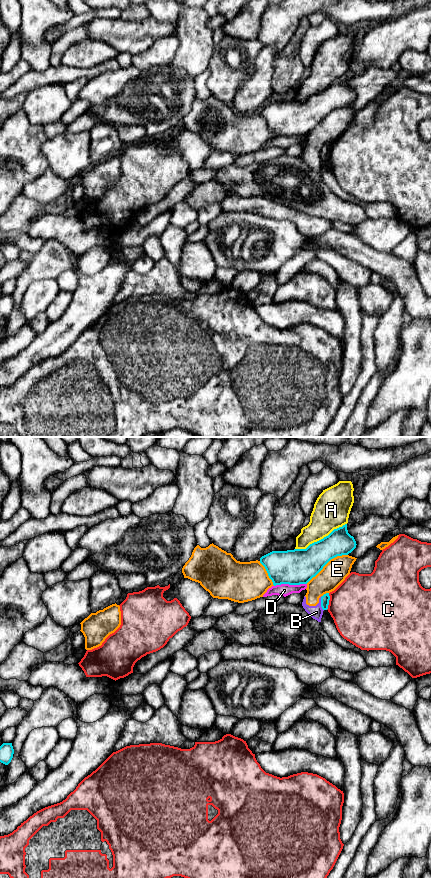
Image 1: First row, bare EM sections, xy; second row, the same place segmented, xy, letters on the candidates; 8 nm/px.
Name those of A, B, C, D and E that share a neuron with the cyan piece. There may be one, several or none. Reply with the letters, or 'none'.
none

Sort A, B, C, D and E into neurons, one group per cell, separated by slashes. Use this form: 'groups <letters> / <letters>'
groups A / B E / C / D

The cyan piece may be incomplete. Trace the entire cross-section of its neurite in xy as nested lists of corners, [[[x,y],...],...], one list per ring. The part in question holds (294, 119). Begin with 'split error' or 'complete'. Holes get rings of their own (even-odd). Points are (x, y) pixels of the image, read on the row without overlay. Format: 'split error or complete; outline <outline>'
split error; outline [[[369,67],[361,74],[347,75],[334,81],[328,88],[310,96],[306,101],[272,103],[262,108],[260,115],[265,119],[274,138],[307,136],[331,111],[342,107],[360,110],[370,100],[380,96],[387,85],[396,81],[399,81],[398,74],[392,68]]]

